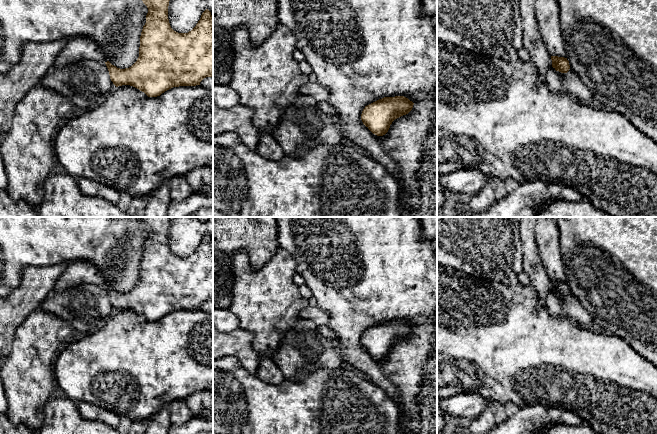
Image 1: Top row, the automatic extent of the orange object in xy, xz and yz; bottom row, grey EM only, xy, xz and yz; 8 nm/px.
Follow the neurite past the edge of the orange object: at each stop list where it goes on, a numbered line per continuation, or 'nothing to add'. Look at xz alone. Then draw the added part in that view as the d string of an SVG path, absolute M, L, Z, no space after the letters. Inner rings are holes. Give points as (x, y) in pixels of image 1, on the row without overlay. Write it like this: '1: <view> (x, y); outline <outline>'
nothing to add

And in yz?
nothing to add

